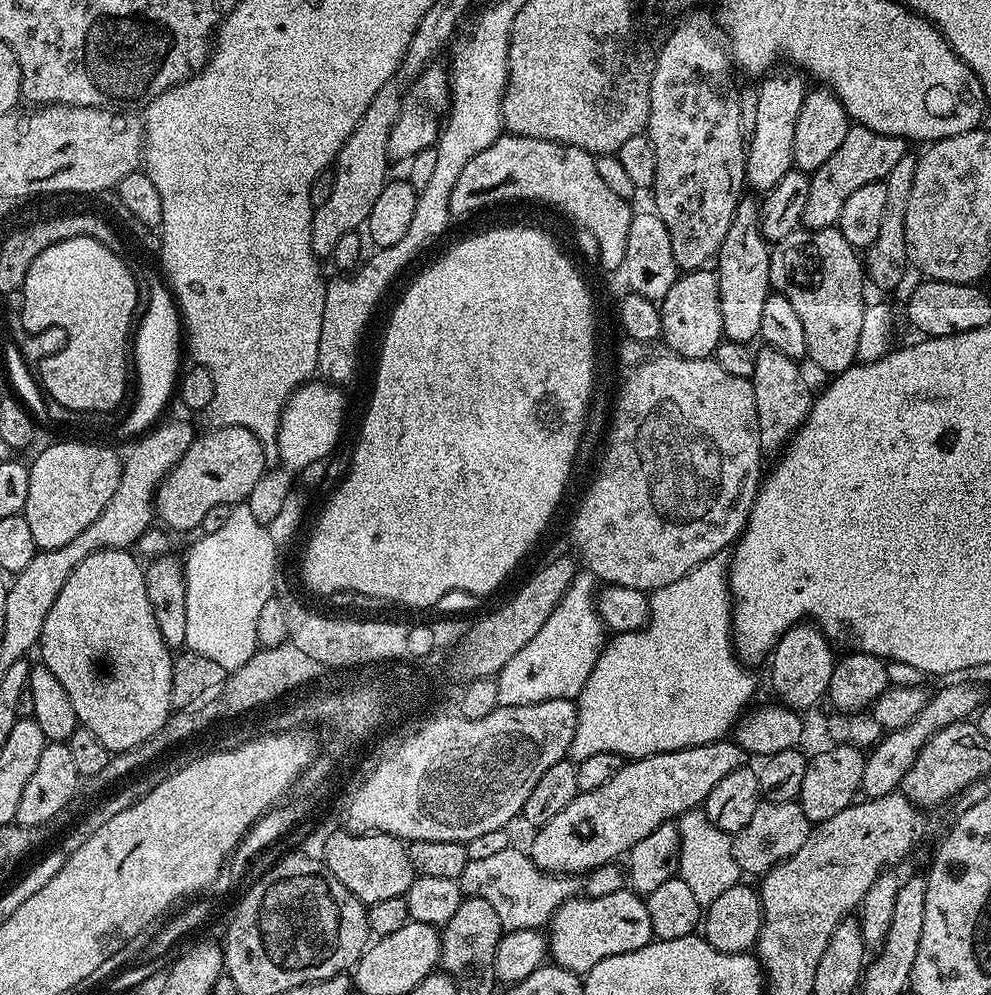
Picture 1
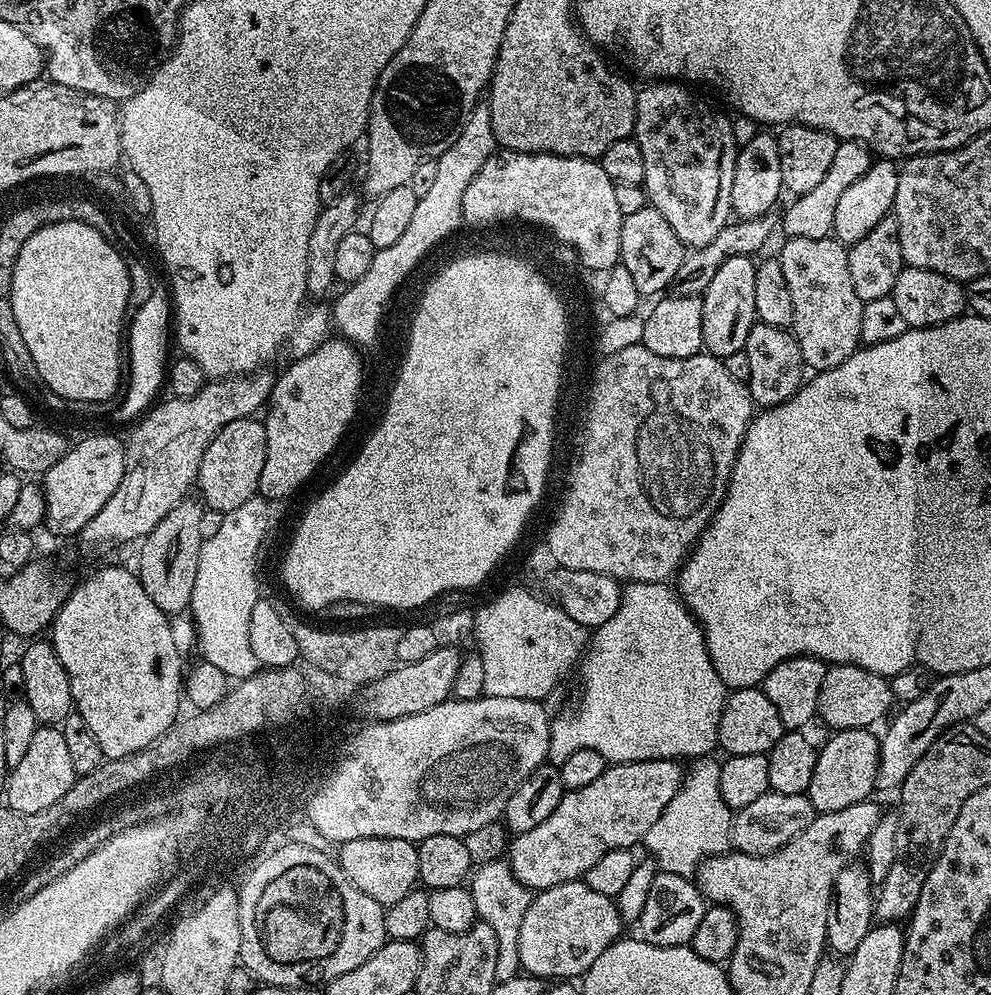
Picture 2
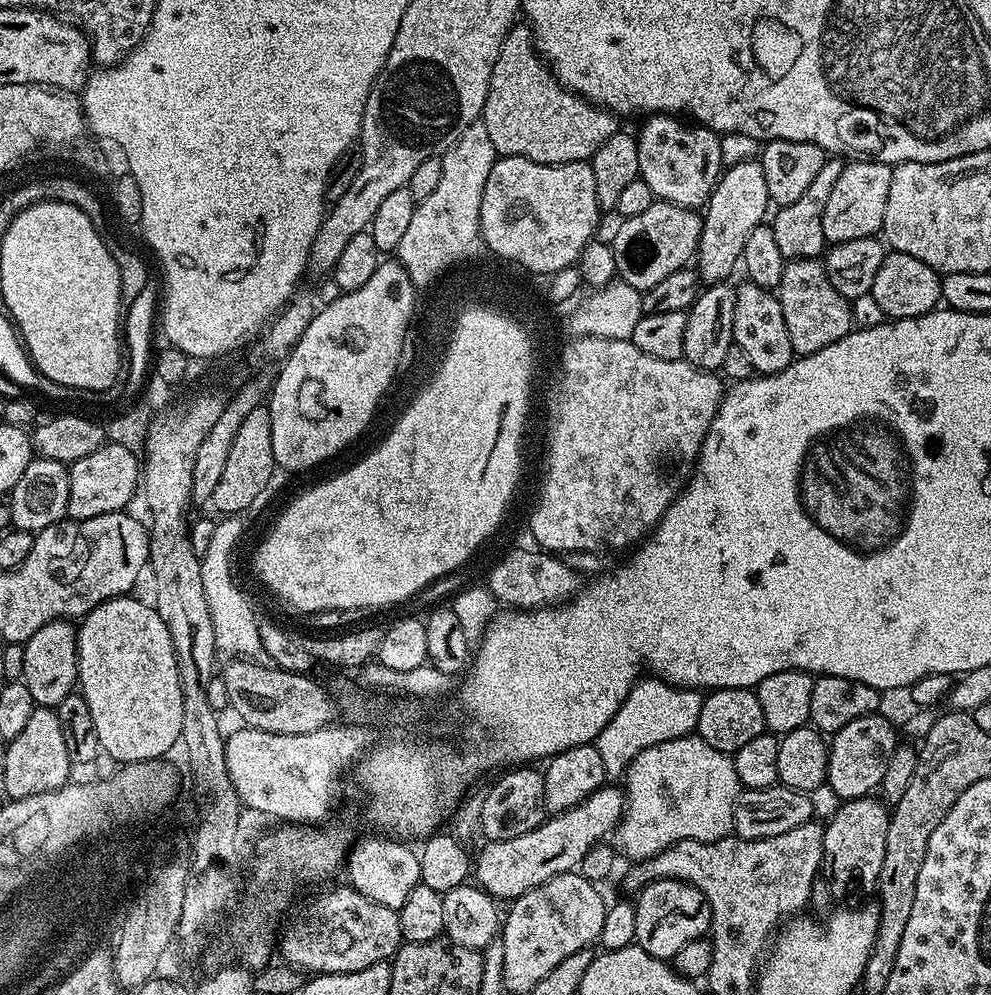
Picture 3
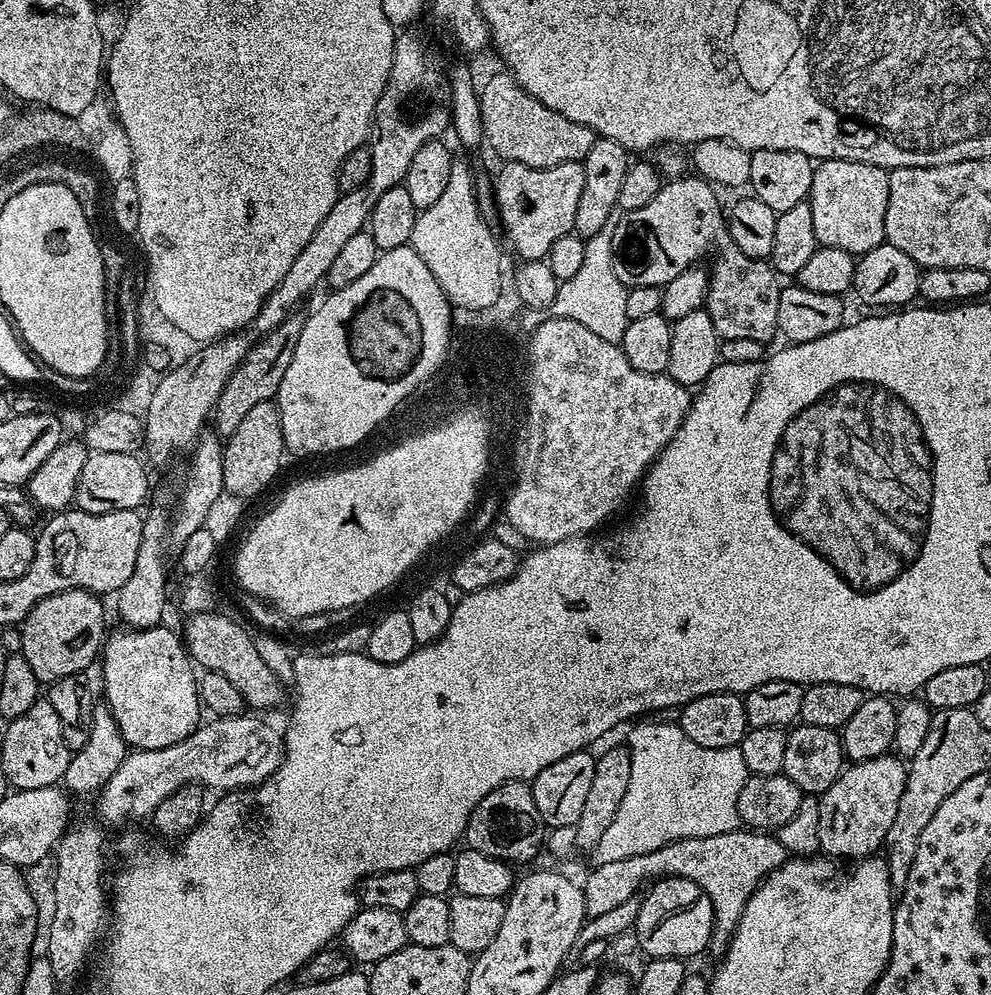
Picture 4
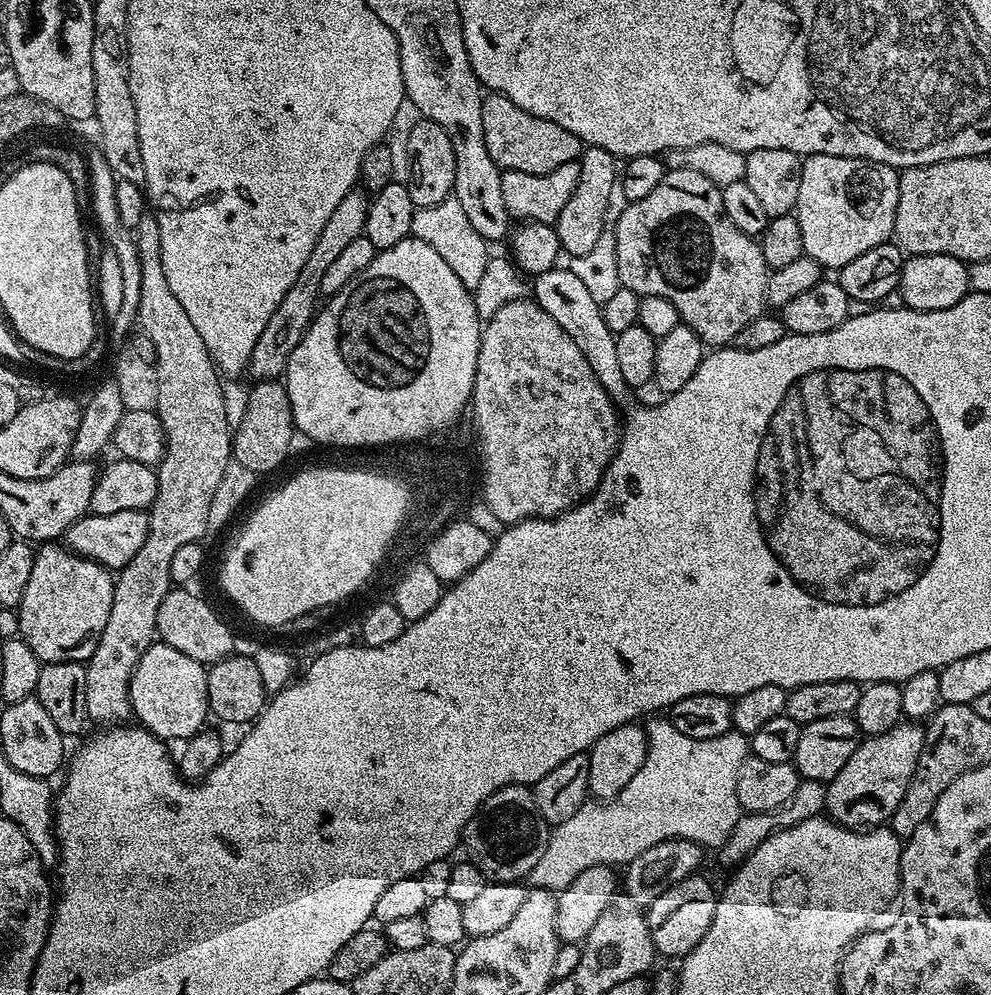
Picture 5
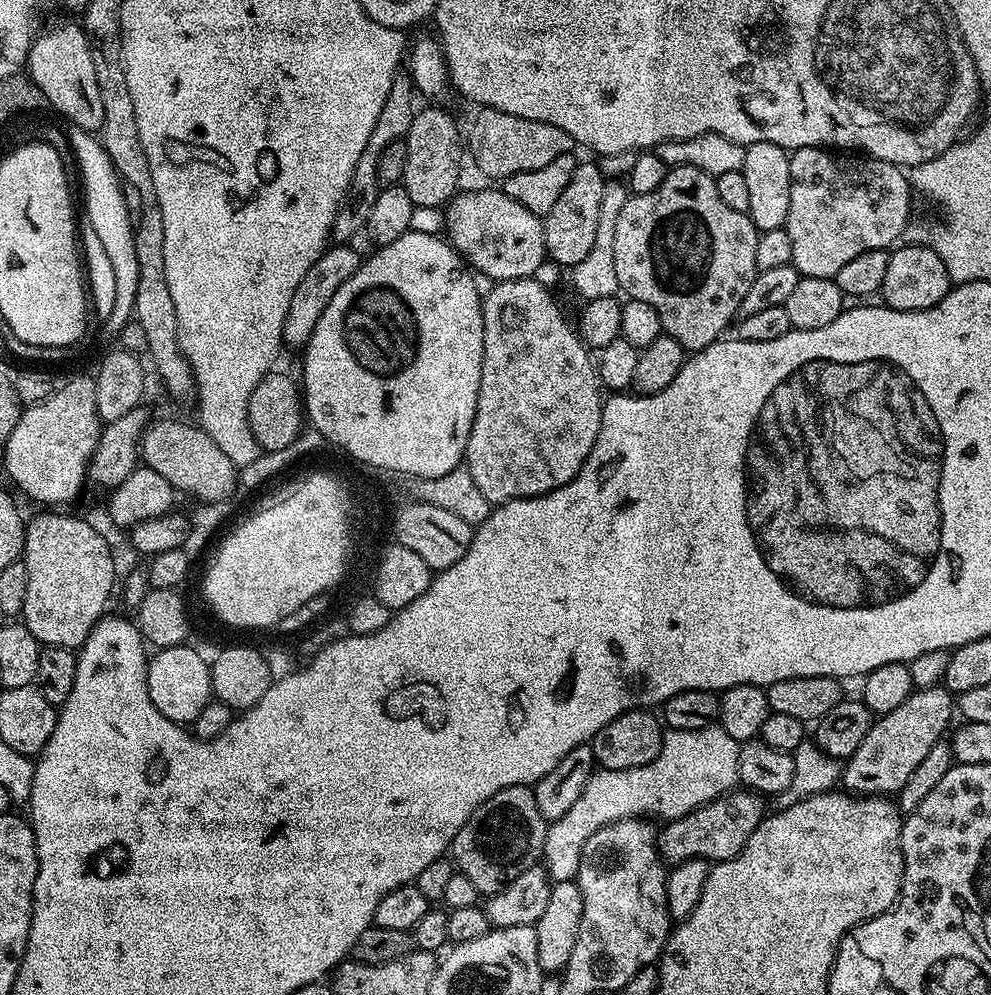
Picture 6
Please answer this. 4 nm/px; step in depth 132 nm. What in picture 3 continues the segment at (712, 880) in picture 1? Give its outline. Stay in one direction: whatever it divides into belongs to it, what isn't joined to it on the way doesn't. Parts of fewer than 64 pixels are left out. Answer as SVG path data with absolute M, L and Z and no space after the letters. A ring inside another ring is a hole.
M693 734L674 738L670 742L658 742L658 746L642 750L642 754L629 762L627 776L624 815L620 817L614 840L617 840L615 843L619 851L629 856L629 861L649 860L654 854L683 840L714 842L733 831L734 806L742 791L738 770L734 770L734 762L729 753L714 750L714 746L707 744L701 736Z

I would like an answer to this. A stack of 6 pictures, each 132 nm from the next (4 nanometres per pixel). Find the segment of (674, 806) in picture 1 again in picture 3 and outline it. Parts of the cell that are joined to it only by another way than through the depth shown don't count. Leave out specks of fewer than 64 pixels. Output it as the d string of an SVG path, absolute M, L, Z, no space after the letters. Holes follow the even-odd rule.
M605 786L570 810L549 815L543 824L518 838L488 840L485 848L474 856L475 883L497 901L511 902L550 878L579 869L584 855L597 847L603 836L615 833L624 815L625 799L621 789L619 792Z

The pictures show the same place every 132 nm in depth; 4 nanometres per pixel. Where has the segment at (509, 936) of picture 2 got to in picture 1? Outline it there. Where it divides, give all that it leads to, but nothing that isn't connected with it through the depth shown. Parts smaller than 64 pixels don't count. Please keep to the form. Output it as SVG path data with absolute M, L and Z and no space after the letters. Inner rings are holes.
M502 848L478 858L471 857L459 882L465 897L474 896L490 903L505 933L547 925L553 913L582 888L577 875L546 873L525 851L516 848Z

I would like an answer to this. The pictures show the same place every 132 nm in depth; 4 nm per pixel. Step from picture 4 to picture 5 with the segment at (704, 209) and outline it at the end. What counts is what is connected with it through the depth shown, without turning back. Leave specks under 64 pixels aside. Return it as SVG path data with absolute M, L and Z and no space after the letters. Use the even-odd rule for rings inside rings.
M674 169L665 171L662 182L658 182L657 188L647 198L638 198L638 202L628 203L614 229L617 240L618 278L621 285L634 290L639 296L657 296L674 302L674 310L678 310L681 324L690 326L690 330L694 330L694 334L698 334L698 338L706 346L731 345L735 341L738 330L742 330L750 322L754 322L754 318L762 315L766 308L764 295L766 294L766 282L770 271L766 258L762 258L759 243L753 237L742 234L742 230L738 230L738 226L734 226L734 222L730 222L730 218L726 218L720 189L721 187L712 182L710 178L706 178L706 175L700 174L696 170Z

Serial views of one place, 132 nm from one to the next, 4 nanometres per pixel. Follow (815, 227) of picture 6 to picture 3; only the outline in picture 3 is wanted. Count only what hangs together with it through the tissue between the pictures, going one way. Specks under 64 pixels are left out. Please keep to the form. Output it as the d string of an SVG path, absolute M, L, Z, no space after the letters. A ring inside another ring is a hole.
M856 158L845 163L842 174L838 174L838 182L834 182L830 190L826 210L822 210L822 234L829 245L876 236L883 229L892 170L893 165L867 158Z

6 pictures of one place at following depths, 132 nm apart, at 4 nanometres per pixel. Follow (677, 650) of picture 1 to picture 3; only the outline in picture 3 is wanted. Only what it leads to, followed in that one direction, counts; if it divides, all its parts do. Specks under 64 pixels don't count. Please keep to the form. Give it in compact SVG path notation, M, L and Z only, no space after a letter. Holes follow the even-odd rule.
M641 678L633 684L628 697L610 718L610 722L595 740L596 749L602 754L605 773L616 776L627 769L629 762L642 750L658 746L658 742L670 742L695 733L698 714L702 714L704 696L695 688L679 688L659 678Z

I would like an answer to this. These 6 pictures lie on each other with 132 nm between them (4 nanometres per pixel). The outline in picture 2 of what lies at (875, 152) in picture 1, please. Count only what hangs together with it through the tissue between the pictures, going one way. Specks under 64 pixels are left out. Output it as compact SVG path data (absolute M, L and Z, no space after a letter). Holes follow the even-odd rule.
M841 140L837 152L834 154L834 162L830 165L830 170L826 170L822 182L814 186L814 190L806 190L806 194L795 197L792 205L781 215L778 220L779 227L784 228L784 236L788 238L826 238L832 236L834 226L834 209L838 207L838 202L842 199L842 194L846 191L846 186L858 182L866 170L874 163L874 156L865 145L858 140Z

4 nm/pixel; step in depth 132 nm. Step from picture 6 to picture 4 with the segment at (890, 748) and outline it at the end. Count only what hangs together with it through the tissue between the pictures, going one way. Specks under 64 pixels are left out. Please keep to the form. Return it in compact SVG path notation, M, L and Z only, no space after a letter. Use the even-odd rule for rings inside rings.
M896 754L849 763L834 786L818 796L820 852L829 858L849 856L852 862L877 855L883 849L886 830L890 830L894 814L898 814L898 802L902 790L906 790L907 777L908 764Z

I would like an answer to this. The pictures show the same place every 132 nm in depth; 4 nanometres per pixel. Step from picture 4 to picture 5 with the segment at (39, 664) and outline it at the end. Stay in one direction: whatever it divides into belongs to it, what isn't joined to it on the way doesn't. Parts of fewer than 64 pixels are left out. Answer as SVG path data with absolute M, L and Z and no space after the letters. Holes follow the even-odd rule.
M44 542L36 548L34 558L34 571L30 574L30 583L26 586L26 594L22 594L22 602L19 606L20 613L20 636L28 643L30 650L44 664L50 662L87 662L94 654L94 646L98 646L98 638L102 638L102 630L106 630L106 618L110 618L110 602L114 602L114 576L109 569L102 567L98 562L88 560L84 556L69 550L60 542Z

